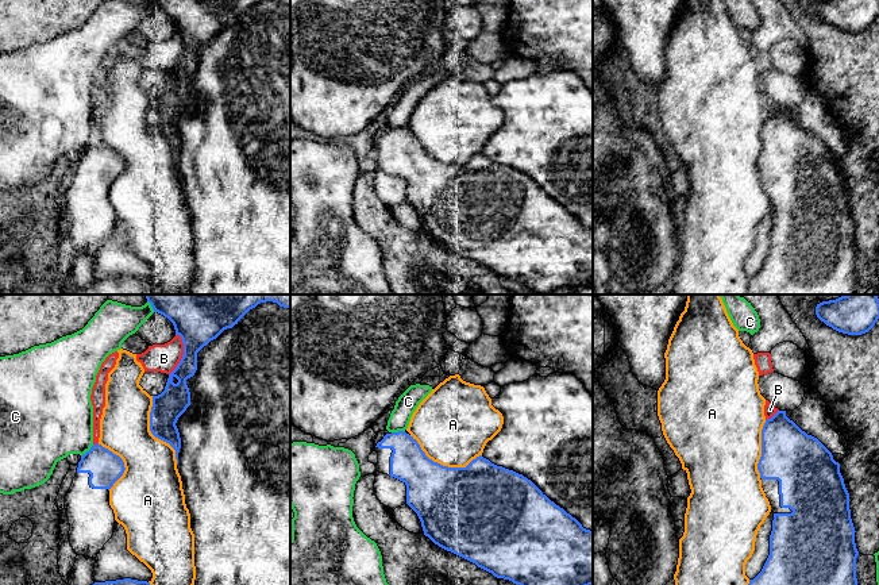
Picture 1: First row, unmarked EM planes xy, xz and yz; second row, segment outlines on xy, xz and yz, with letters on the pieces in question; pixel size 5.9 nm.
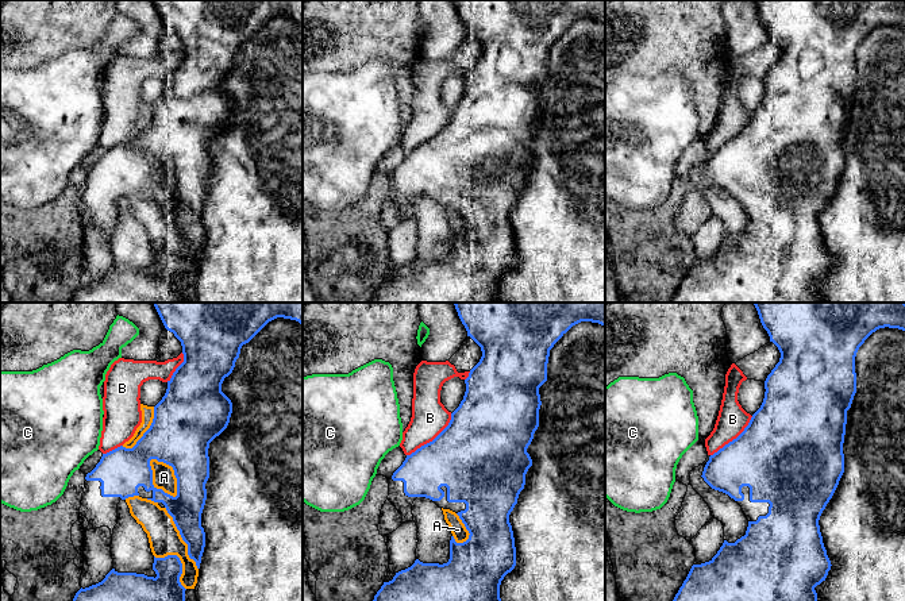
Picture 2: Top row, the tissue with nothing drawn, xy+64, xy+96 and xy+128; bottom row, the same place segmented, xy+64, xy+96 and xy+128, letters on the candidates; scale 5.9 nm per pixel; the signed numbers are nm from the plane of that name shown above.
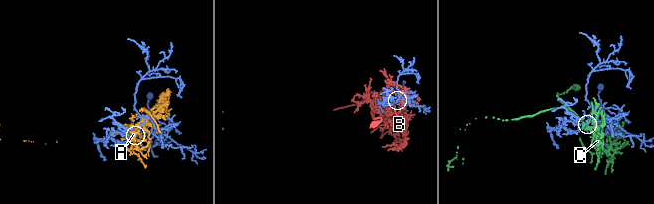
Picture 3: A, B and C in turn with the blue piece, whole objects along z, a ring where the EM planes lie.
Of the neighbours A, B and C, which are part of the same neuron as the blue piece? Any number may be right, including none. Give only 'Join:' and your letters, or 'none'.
Join: none

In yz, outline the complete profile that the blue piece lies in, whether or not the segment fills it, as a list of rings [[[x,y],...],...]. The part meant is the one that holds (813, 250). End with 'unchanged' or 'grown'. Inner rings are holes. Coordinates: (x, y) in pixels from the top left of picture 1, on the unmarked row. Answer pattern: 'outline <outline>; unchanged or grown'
outline [[[778,108],[762,127],[762,154],[757,161],[762,185],[774,209],[770,253],[762,269],[748,281],[749,295],[857,295],[855,224],[851,216],[849,190],[840,161],[814,134],[802,128]]]; grown

